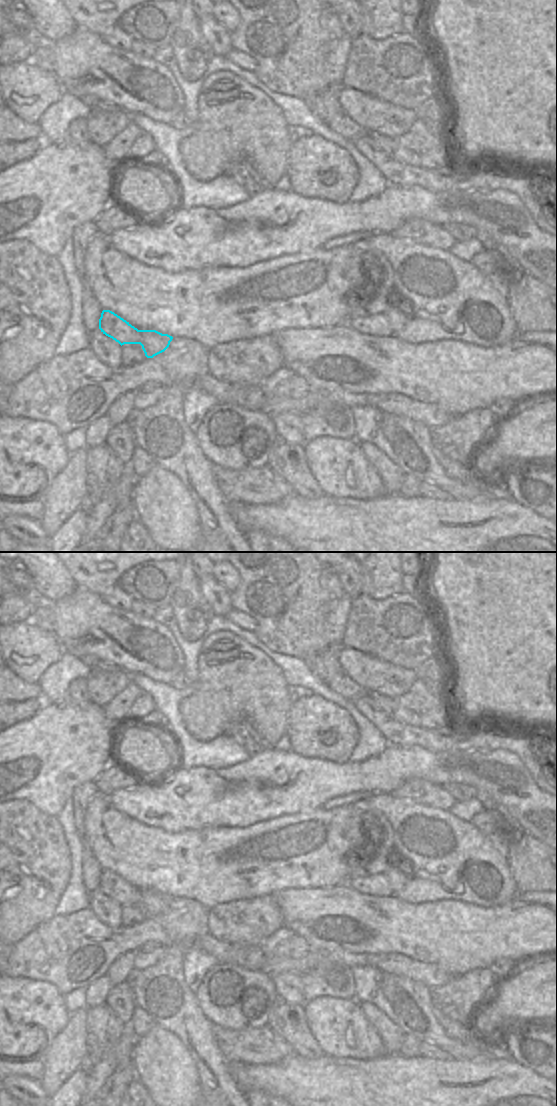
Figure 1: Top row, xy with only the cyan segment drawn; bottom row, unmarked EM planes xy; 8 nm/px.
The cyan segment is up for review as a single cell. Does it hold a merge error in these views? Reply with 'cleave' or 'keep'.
cleave

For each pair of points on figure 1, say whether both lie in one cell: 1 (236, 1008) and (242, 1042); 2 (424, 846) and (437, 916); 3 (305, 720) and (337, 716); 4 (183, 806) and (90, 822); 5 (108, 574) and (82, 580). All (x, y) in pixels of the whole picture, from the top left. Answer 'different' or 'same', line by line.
1: different
2: different
3: same
4: different
5: same

